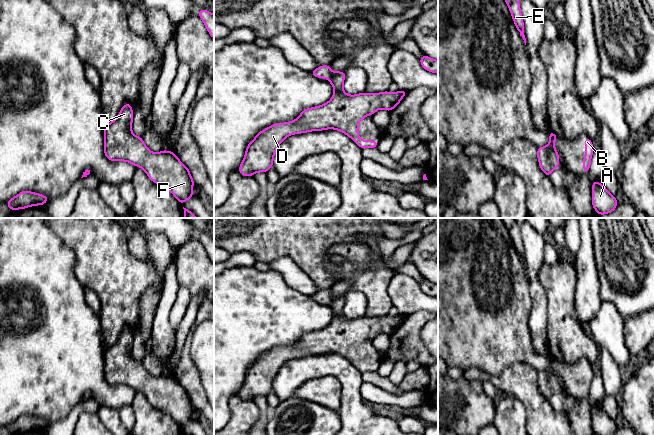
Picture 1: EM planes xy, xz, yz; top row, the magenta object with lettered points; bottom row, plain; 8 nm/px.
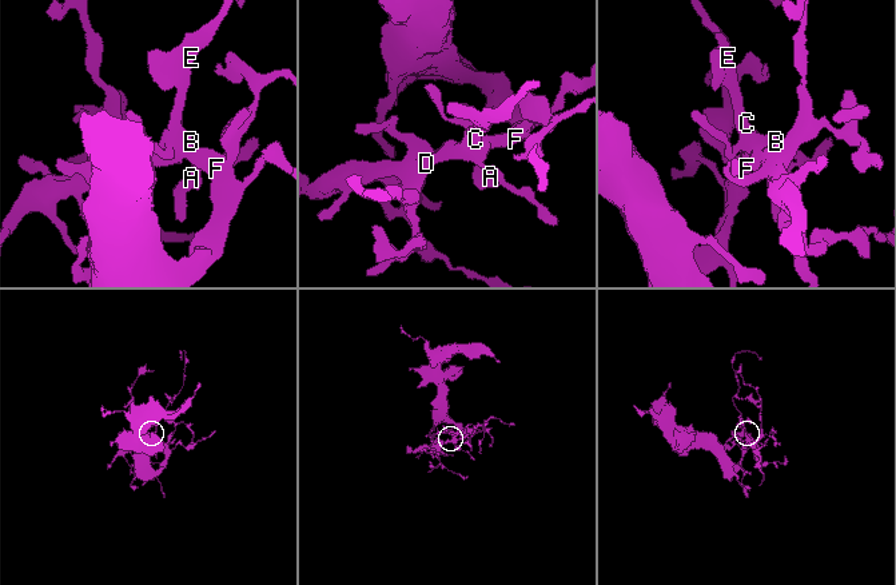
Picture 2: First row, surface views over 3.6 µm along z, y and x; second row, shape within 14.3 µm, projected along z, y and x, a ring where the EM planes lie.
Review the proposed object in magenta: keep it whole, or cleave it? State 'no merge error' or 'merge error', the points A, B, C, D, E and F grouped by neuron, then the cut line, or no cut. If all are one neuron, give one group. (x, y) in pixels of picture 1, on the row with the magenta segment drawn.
no merge error; groups A B C D E F; cut none

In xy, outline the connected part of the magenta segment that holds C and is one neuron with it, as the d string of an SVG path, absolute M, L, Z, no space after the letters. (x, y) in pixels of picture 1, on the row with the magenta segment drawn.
M129 103L124 104L117 118L104 126L104 153L110 161L126 161L134 166L141 167L149 179L169 190L175 198L183 203L194 198L192 188L194 180L189 169L178 159L172 151L162 150L154 153L144 144L142 137L132 134L133 110Z

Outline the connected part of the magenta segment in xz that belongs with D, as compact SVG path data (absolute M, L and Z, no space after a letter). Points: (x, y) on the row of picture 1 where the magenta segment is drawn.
M330 65L319 66L310 72L317 78L327 78L334 88L332 98L324 105L307 108L294 121L276 123L260 131L248 144L239 173L253 176L273 167L273 157L281 142L293 134L336 129L349 136L361 149L377 148L375 140L362 140L358 136L360 121L378 109L396 108L408 91L396 93L360 93L348 95L343 91L345 71L333 72Z

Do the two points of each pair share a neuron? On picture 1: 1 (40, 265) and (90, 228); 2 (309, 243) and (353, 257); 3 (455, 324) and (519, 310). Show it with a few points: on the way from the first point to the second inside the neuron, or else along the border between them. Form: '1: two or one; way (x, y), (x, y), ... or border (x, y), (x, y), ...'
1: two; border (50, 229), (73, 252), (73, 268)
2: two; border (352, 242), (336, 243), (329, 248)
3: one; way (471, 315), (496, 315), (503, 311)

